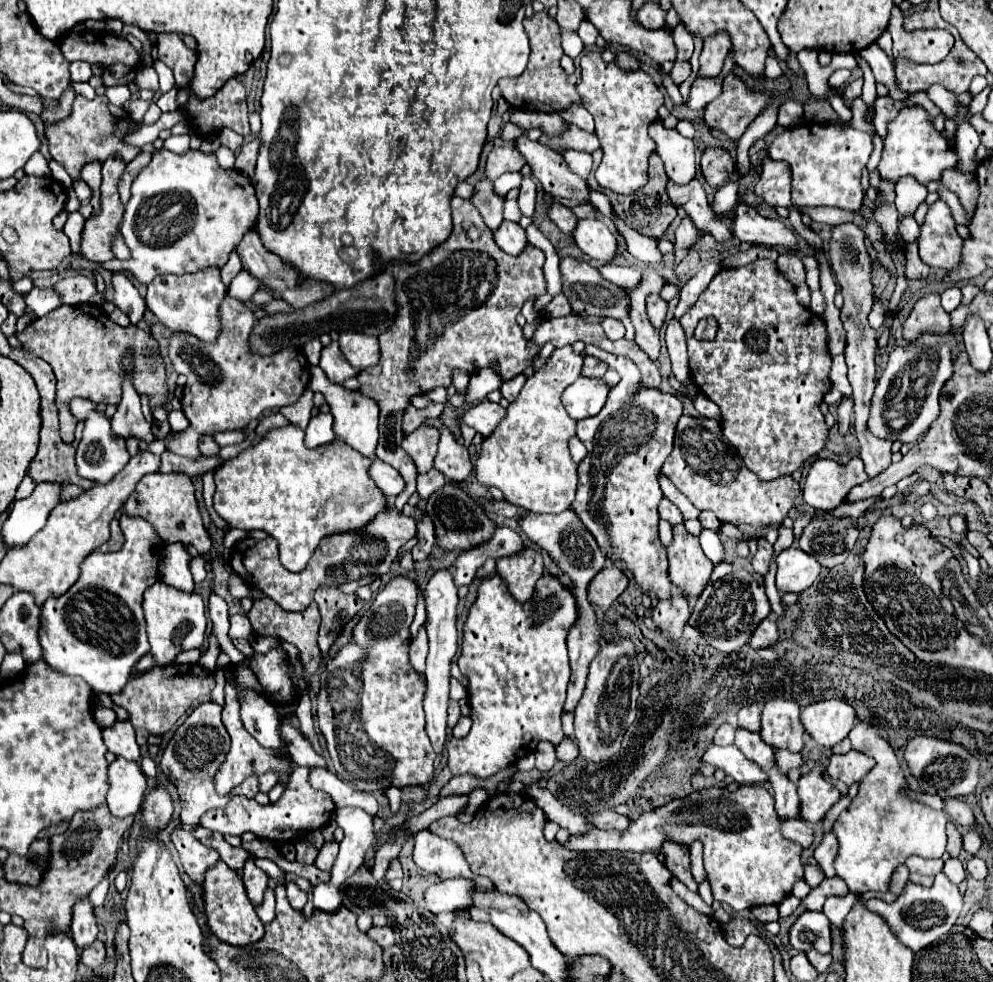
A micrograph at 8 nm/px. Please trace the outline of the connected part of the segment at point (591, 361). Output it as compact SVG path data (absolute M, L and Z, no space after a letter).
M585 356L585 364L583 364L583 376L587 378L601 378L607 372L607 364L593 358L593 356Z

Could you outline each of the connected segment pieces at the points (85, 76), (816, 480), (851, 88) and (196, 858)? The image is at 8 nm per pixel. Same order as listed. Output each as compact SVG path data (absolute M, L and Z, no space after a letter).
M73 62L71 64L71 78L75 82L87 82L91 78L91 64L87 64L87 62Z
M853 456L847 464L827 462L827 458L819 458L811 464L803 498L811 508L829 512L845 504L849 490L863 482L865 472L859 456Z
M855 78L845 84L845 96L847 96L845 104L849 104L849 100L853 100L855 96L861 96L861 86L863 86L863 78Z
M177 830L171 834L171 842L175 844L181 864L187 872L187 876L197 884L203 886L205 872L219 862L219 854L213 852L211 848L203 846L199 840L195 840L187 830Z

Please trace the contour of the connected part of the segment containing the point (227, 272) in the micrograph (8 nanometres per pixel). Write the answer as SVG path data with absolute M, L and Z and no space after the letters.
M233 252L231 258L229 258L229 262L221 268L221 282L223 282L225 286L229 286L231 280L233 280L239 272L241 272L241 260L239 260L237 252Z

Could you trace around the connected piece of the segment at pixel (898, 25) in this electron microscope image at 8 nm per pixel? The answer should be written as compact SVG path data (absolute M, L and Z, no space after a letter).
M896 6L891 11L887 30L893 36L893 54L895 58L913 58L913 62L935 64L943 60L953 48L953 36L945 30L927 30L905 34L903 12Z

